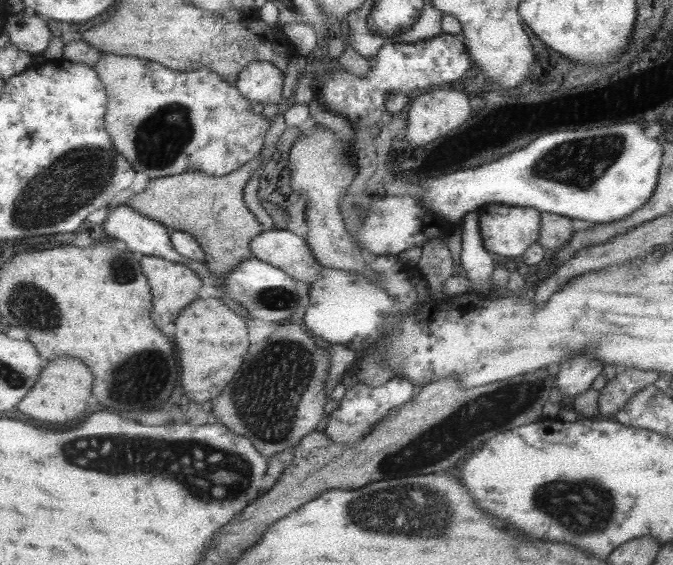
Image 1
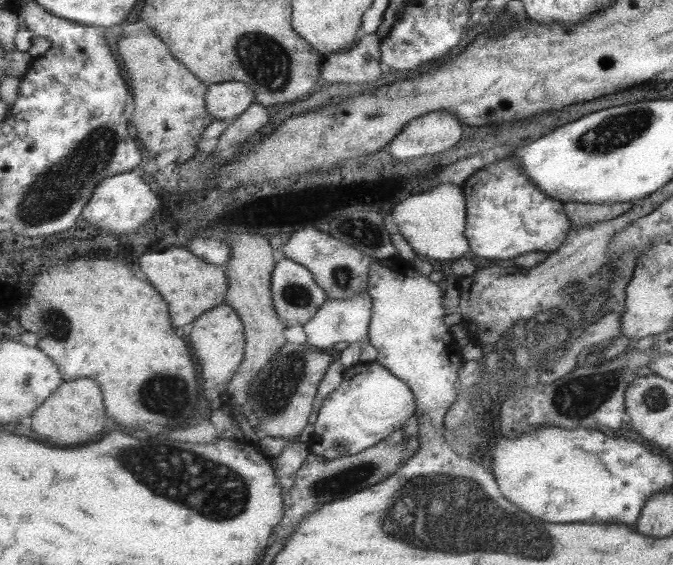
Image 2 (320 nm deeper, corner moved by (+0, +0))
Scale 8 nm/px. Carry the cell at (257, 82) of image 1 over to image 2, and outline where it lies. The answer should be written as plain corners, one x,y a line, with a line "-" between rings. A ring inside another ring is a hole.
222,82
209,85
208,113
215,119
234,121
256,100
255,90
245,82

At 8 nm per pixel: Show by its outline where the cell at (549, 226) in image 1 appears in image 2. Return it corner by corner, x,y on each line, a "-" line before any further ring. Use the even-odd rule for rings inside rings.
635,200
601,204
569,201
563,205
565,214
568,215
568,219
574,229
579,225
590,225
615,218
619,216
619,214
627,212
629,208
633,206
633,202
635,202

